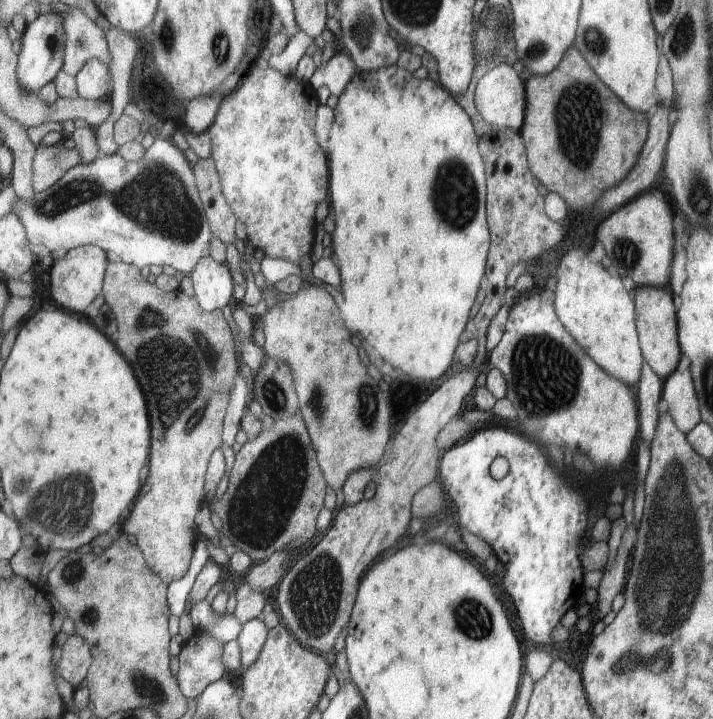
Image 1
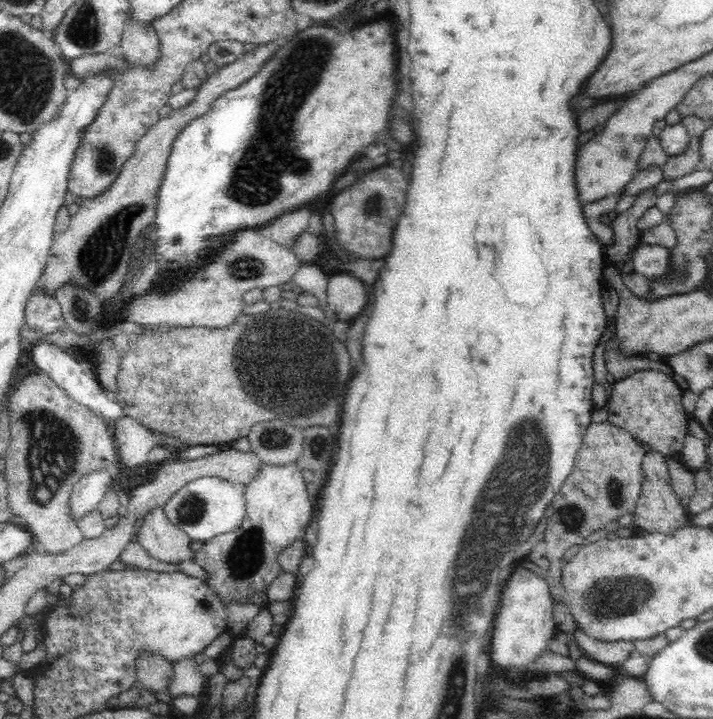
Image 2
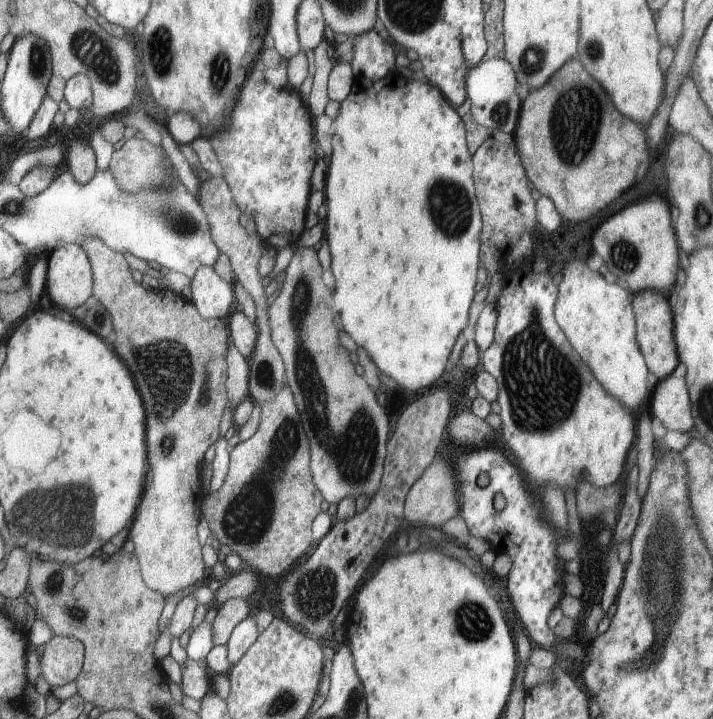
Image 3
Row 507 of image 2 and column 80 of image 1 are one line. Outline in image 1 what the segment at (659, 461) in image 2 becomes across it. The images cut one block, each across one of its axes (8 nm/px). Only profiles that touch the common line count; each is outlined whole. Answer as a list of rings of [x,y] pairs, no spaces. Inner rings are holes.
[[[79,635],[64,637],[61,641],[61,656],[56,662],[56,673],[69,682],[72,688],[81,686],[92,662],[92,652],[86,639]]]

